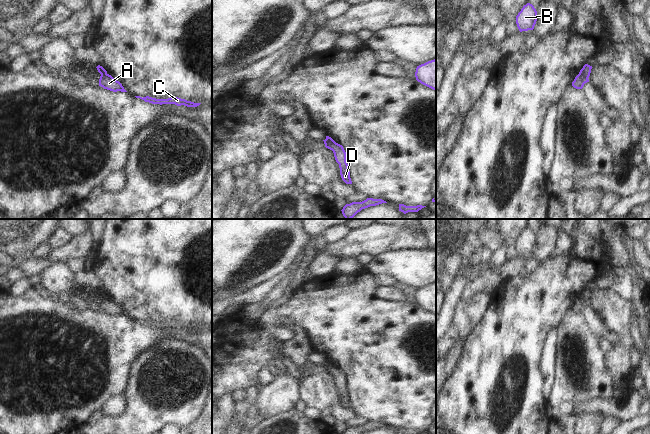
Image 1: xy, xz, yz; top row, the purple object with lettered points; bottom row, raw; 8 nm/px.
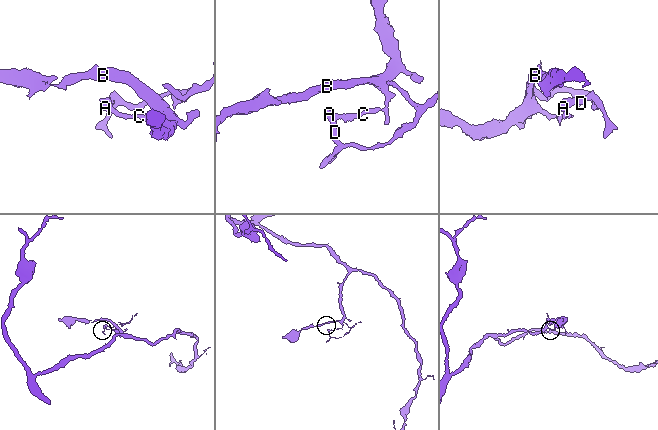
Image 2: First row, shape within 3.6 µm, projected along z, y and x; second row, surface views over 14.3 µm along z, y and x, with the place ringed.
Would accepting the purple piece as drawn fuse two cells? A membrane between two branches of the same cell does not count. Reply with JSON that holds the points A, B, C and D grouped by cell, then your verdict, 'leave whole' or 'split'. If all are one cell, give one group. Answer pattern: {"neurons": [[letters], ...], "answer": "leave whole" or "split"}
{"neurons": [["A", "B", "C"], ["D"]], "answer": "split"}

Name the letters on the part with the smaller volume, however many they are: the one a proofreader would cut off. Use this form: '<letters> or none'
D

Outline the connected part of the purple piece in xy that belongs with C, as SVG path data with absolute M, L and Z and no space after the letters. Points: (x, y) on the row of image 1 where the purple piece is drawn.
M135 96L136 98L140 98L142 100L144 100L145 102L149 102L149 103L152 103L152 104L175 104L177 106L181 106L181 105L184 105L184 106L187 106L187 107L197 107L199 106L201 103L194 103L194 102L191 102L191 101L187 101L185 99L181 99L181 98L178 98L178 97L171 97L171 98L168 98L168 99L156 99L156 98L152 98L152 97L149 97L149 96L146 96L146 97L140 97L140 96Z

